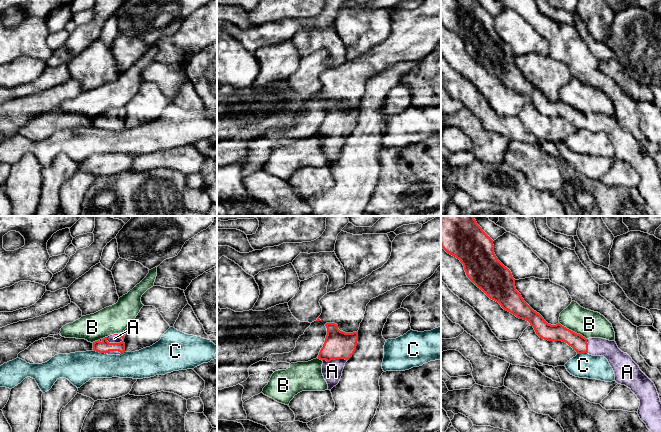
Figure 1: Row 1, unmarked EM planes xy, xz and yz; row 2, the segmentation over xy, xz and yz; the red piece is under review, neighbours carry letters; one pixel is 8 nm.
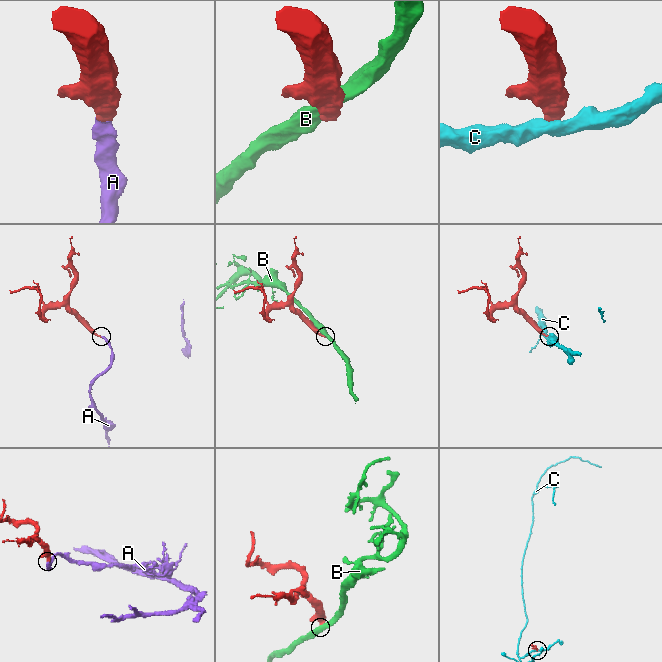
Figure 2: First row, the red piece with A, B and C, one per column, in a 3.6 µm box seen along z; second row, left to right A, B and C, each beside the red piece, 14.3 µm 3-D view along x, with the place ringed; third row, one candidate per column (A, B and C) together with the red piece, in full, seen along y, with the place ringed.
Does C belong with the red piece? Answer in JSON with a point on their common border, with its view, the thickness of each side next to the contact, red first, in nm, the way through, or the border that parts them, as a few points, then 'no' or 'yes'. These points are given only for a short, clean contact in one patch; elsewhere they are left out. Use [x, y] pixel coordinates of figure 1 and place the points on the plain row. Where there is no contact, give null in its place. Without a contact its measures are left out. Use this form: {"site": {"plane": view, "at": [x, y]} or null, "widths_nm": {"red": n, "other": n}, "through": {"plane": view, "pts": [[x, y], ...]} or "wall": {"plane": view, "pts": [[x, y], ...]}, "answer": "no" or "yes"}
{"site": {"plane": "xy", "at": [99, 128]}, "widths_nm": {"red": 100, "other": 260}, "wall": {"plane": "xy", "pts": [[93, 125], [105, 130]]}, "answer": "no"}

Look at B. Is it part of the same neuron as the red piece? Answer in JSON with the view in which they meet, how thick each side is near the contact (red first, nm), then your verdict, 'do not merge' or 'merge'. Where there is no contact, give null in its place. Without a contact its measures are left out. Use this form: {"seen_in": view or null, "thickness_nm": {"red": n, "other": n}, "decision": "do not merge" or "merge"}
{"seen_in": "yz", "thickness_nm": {"red": 130, "other": 220}, "decision": "do not merge"}

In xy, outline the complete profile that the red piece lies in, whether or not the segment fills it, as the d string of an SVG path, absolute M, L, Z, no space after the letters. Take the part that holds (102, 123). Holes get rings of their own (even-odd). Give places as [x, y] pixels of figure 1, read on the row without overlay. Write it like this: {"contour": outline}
{"contour": "M123 109L114 110L93 118L93 126L108 131L120 131L125 128Z"}

